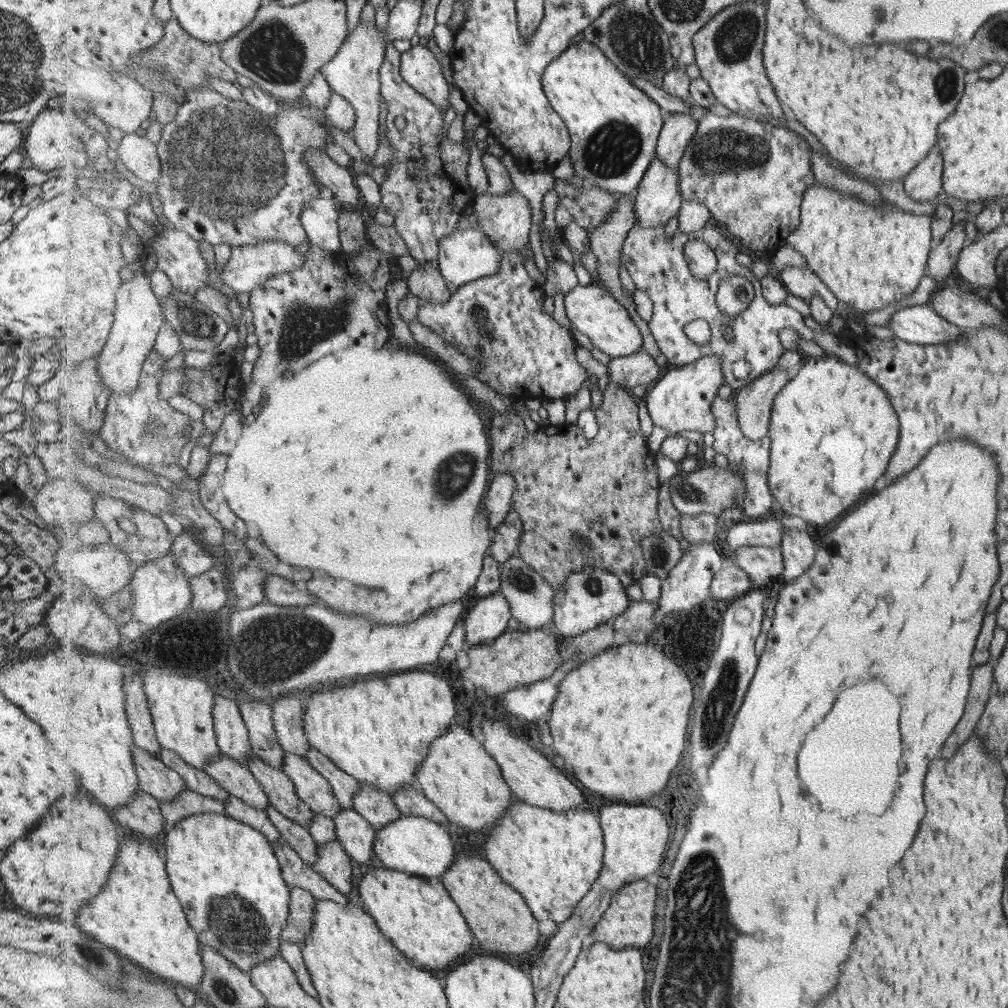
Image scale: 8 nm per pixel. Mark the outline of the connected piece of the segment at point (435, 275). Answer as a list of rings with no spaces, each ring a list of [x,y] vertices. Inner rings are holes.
[[[437,261],[420,264],[407,277],[407,285],[409,292],[421,301],[446,303],[453,293]]]

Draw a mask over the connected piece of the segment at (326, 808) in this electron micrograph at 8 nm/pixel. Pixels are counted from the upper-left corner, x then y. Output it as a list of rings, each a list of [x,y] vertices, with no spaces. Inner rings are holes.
[[[286,752],[284,771],[294,782],[297,794],[315,813],[334,818],[342,809],[329,780],[313,768],[307,757]]]

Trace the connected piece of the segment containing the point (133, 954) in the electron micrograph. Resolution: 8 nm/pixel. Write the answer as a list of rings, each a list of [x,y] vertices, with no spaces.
[[[123,831],[114,868],[115,870],[111,869],[111,878],[104,886],[103,894],[98,894],[77,914],[74,919],[77,926],[98,942],[107,944],[107,947],[117,948],[123,956],[141,966],[148,974],[165,979],[176,986],[186,986],[201,994],[199,986],[205,976],[205,966],[198,934],[190,926],[182,902],[173,890],[166,860],[163,860],[155,844],[141,836],[132,838],[129,832]]]

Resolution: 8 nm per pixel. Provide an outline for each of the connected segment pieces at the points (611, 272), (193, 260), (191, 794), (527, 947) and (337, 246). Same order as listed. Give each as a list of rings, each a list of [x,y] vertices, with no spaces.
[[[626,199],[623,202],[619,202],[619,204],[617,203],[614,211],[606,218],[606,221],[591,233],[590,239],[592,242],[591,247],[599,259],[598,271],[600,272],[600,276],[599,280],[596,282],[609,289],[614,294],[614,297],[618,298],[619,302],[622,302],[628,308],[628,311],[632,314],[634,321],[642,330],[643,338],[645,339],[645,344],[642,346],[642,350],[647,350],[647,348],[651,346],[651,340],[656,340],[655,335],[653,334],[650,324],[646,320],[643,320],[643,317],[639,314],[633,295],[632,297],[629,297],[625,291],[623,291],[623,286],[621,286],[621,278],[619,278],[619,266],[623,263],[622,252],[624,251],[626,238],[637,222],[635,205],[635,199]]]
[[[165,226],[163,234],[157,234],[157,238],[147,248],[151,248],[155,254],[157,261],[155,270],[161,269],[166,272],[174,286],[185,294],[196,296],[197,291],[202,292],[209,286],[207,274],[215,272],[215,269],[207,268],[207,258],[203,258],[203,250],[199,250],[199,241],[196,238],[191,238],[190,234],[173,226]]]
[[[189,788],[179,793],[172,801],[163,801],[160,803],[160,807],[166,831],[170,831],[178,822],[183,821],[184,818],[189,818],[199,813],[211,812],[229,815],[226,811],[225,802],[199,794]]]
[[[474,850],[457,852],[455,862],[442,874],[442,881],[450,895],[459,902],[463,916],[471,926],[471,932],[479,945],[489,954],[527,954],[533,952],[541,940],[538,919],[525,902],[525,898],[509,886],[494,866]]]
[[[319,197],[306,202],[302,223],[310,243],[323,251],[335,253],[341,250],[339,217],[342,205],[336,199],[326,201]]]

